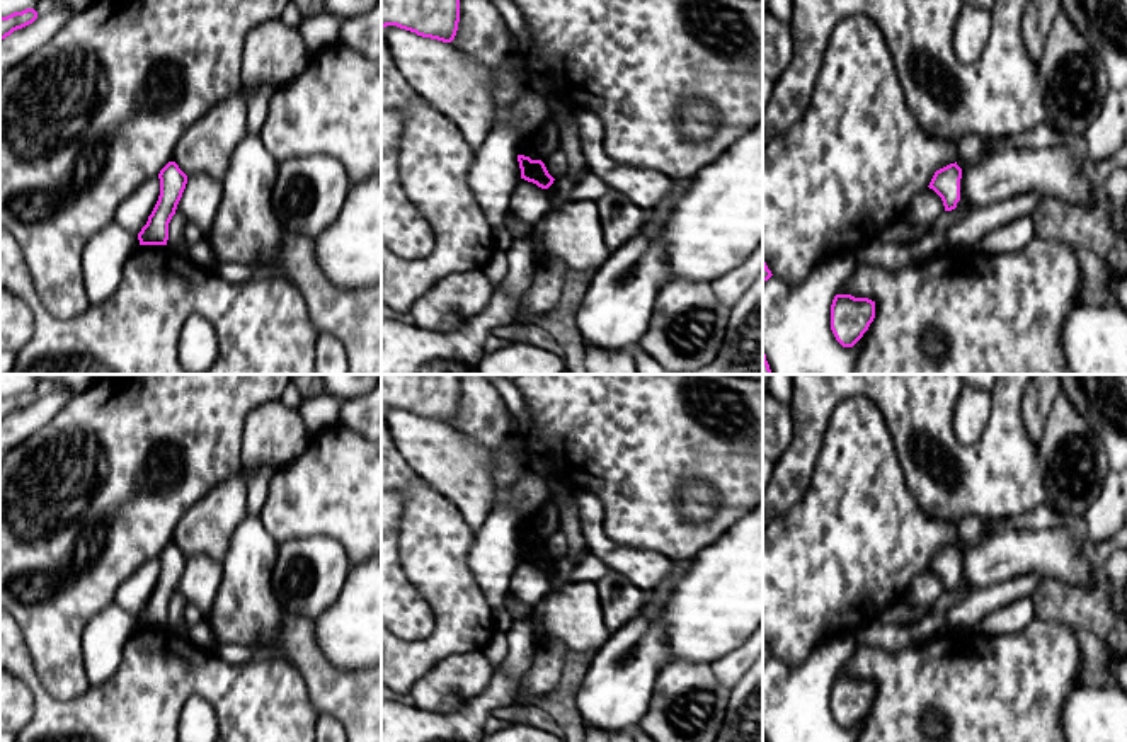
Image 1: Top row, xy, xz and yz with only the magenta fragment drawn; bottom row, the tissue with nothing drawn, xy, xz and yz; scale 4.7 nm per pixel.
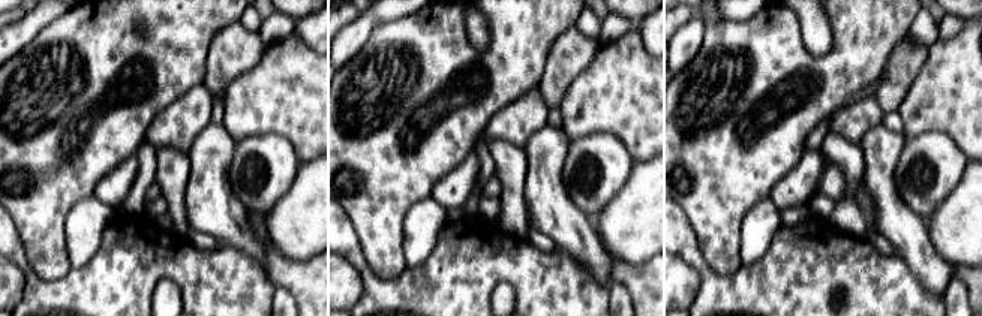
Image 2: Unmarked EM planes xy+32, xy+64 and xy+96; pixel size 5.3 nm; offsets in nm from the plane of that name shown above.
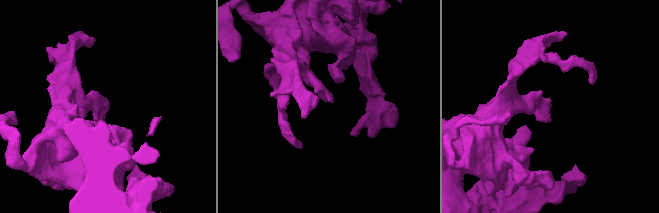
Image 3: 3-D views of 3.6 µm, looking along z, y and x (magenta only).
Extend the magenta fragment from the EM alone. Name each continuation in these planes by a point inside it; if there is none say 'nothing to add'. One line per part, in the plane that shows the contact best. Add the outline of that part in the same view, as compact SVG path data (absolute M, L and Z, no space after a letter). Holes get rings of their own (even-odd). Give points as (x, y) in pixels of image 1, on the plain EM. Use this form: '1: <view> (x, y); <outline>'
nothing to add

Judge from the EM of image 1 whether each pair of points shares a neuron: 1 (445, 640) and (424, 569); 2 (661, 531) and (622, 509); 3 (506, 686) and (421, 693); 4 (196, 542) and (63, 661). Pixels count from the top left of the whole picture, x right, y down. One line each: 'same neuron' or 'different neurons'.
1: same neuron
2: same neuron
3: different neurons
4: different neurons

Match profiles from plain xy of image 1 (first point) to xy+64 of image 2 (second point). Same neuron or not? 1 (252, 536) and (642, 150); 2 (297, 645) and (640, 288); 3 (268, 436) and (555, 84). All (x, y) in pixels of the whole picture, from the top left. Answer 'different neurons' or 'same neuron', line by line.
1: different neurons
2: same neuron
3: same neuron

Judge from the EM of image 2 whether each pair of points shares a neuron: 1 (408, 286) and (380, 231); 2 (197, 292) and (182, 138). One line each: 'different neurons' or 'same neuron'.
1: different neurons
2: different neurons

